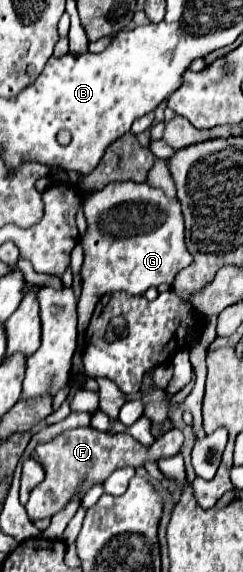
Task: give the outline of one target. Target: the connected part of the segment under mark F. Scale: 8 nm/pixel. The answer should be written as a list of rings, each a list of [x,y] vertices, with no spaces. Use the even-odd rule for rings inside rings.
[[[92,426],[86,428],[74,428],[58,434],[54,440],[46,444],[36,446],[36,454],[44,464],[46,478],[40,482],[26,504],[30,520],[36,518],[52,518],[56,512],[60,512],[74,496],[82,498],[92,486],[102,484],[114,470],[124,468],[124,466],[144,466],[146,462],[158,464],[162,458],[172,458],[180,452],[184,442],[184,434],[178,428],[170,428],[162,436],[154,440],[152,446],[142,446],[138,440],[134,440],[126,432],[100,432]]]

